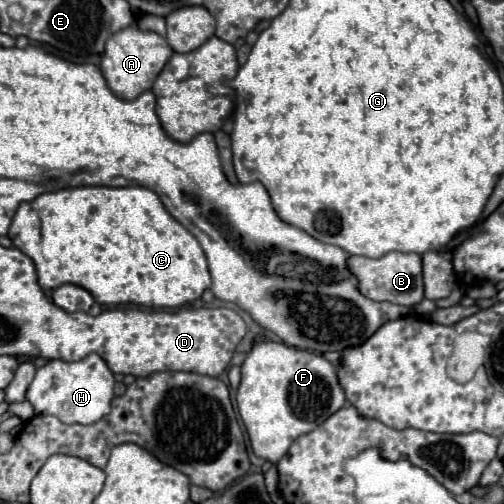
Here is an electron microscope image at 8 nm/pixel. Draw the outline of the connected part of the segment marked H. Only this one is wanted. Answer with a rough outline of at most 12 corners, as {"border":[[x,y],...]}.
{"border":[[99,354],[49,360],[27,390],[35,414],[93,424],[113,372]]}

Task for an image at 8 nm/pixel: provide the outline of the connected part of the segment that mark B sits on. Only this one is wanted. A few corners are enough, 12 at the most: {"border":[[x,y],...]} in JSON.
{"border":[[422,254],[351,256],[371,300],[423,300]]}

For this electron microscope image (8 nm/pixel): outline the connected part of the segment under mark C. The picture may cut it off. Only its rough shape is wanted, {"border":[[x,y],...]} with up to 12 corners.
{"border":[[79,186],[9,226],[39,286],[179,308],[211,286],[145,186]]}

